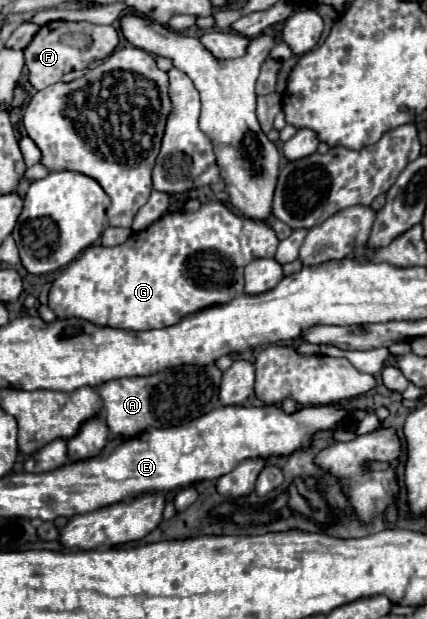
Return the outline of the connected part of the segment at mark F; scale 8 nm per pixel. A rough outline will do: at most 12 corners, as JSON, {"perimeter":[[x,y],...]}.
{"perimeter":[[51,21],[23,49],[29,79],[61,79],[115,51],[111,25]]}

